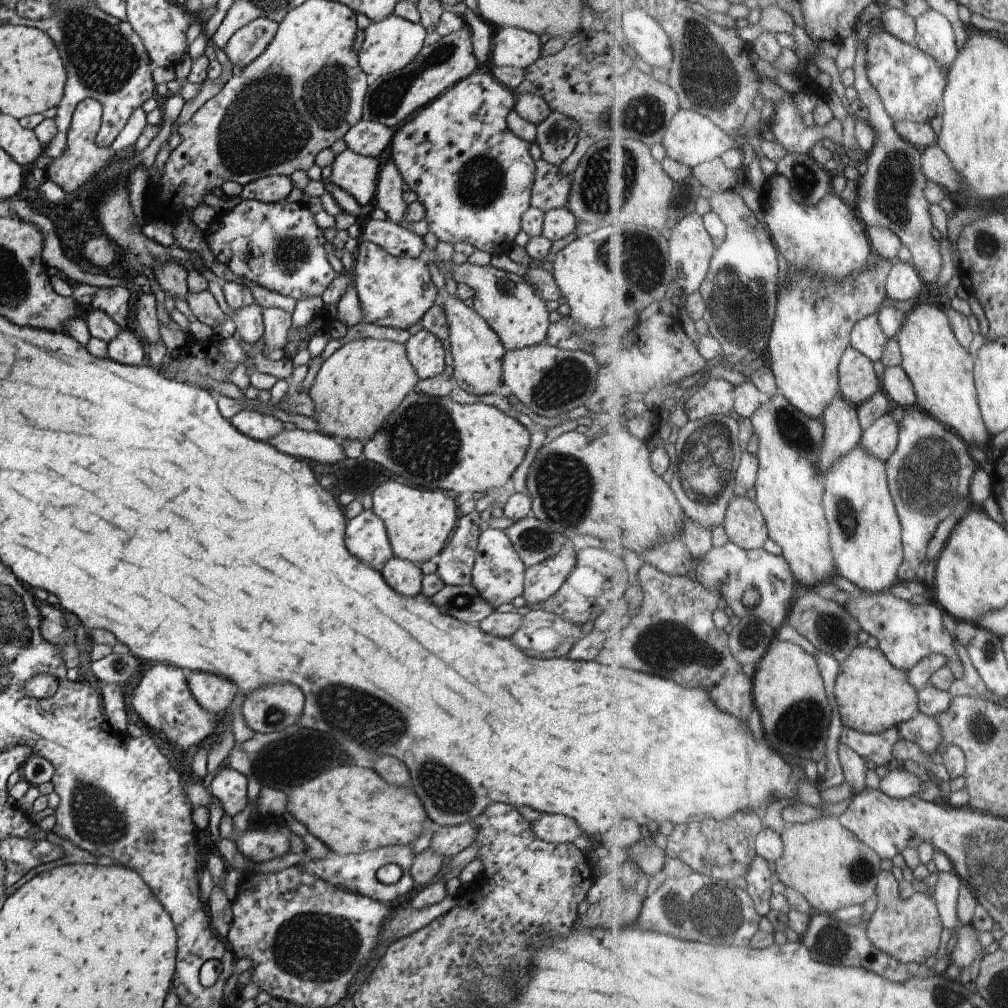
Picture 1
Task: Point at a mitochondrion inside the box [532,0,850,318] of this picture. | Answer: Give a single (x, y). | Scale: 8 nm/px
(708, 76)

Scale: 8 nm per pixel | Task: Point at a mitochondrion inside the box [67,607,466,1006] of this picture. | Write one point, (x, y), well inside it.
(319, 947)

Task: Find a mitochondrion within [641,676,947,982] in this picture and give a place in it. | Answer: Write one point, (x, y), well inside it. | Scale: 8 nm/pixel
(708, 909)

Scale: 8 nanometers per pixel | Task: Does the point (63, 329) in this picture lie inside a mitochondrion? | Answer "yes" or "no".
no

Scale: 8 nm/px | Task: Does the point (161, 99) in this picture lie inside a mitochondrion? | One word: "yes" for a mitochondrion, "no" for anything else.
no

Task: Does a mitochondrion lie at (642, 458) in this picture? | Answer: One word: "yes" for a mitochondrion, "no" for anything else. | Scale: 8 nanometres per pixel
no

